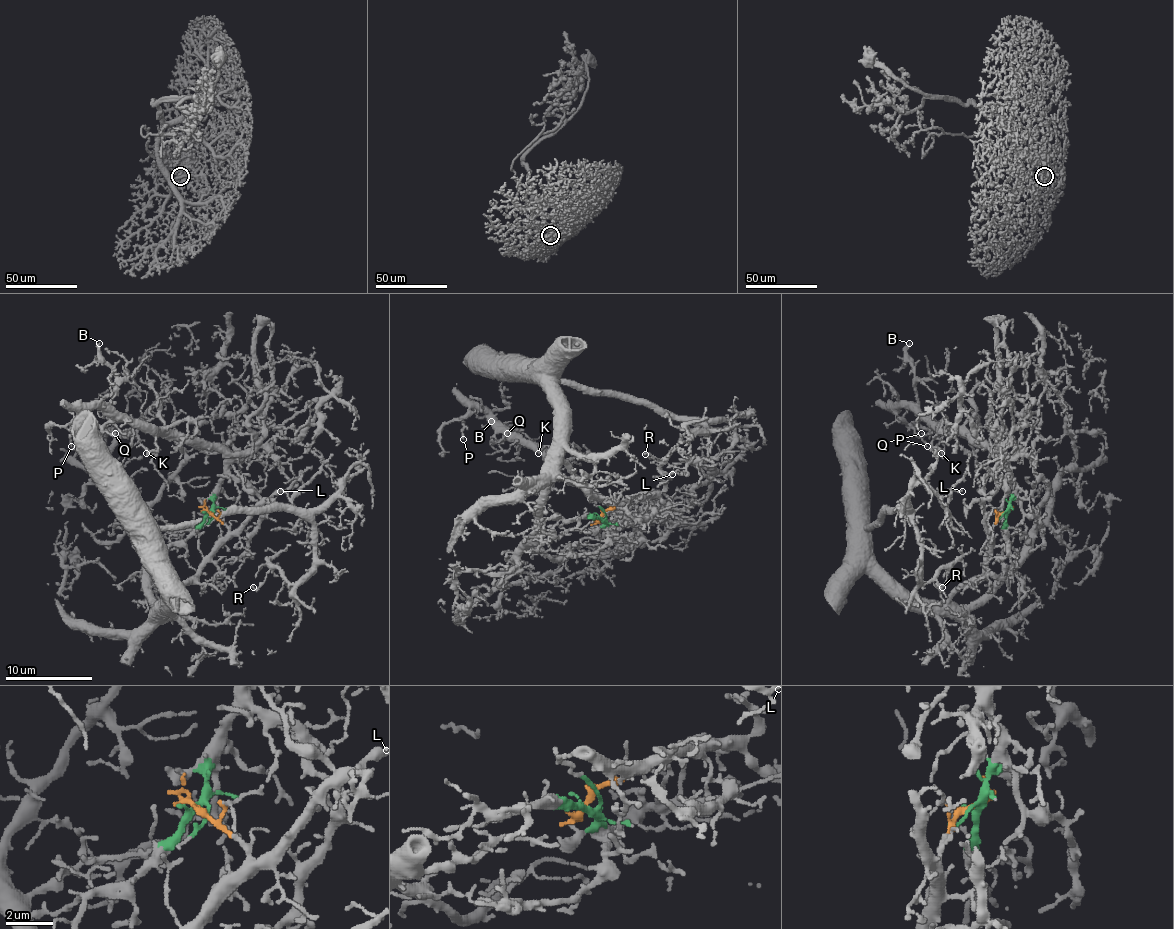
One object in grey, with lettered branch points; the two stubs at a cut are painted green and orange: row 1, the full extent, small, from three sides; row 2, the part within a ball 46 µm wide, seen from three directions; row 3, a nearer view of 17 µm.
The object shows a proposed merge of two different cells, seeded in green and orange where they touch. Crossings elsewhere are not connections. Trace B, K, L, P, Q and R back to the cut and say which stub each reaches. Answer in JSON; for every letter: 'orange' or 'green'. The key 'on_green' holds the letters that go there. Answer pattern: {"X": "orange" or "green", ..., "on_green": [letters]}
{"B": "green", "K": "green", "L": "orange", "P": "green", "Q": "green", "R": "orange", "on_green": ["B", "K", "P", "Q"]}

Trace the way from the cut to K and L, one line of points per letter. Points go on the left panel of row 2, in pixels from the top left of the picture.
K: (209, 512), (226, 458), (218, 449), (196, 447), (170, 434), (161, 434), (154, 449), (146, 453)
L: (209, 512), (228, 538), (170, 601), (161, 530), (318, 510), (342, 484), (300, 512), (281, 490)

